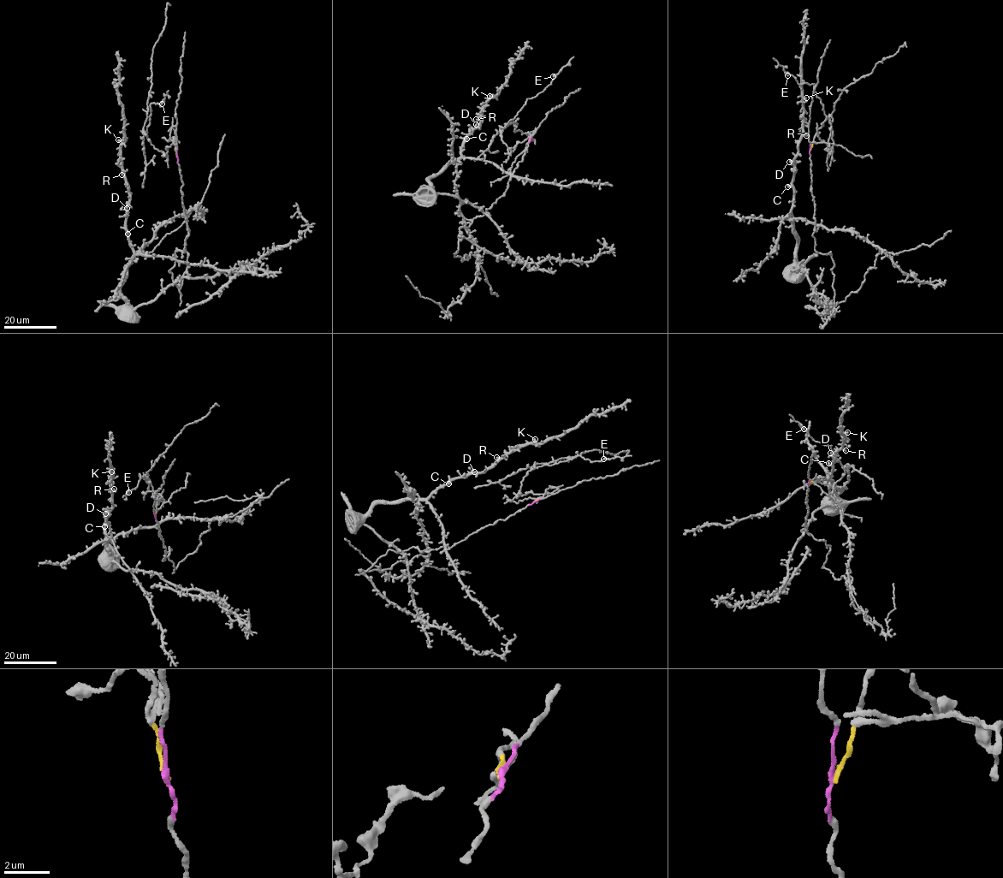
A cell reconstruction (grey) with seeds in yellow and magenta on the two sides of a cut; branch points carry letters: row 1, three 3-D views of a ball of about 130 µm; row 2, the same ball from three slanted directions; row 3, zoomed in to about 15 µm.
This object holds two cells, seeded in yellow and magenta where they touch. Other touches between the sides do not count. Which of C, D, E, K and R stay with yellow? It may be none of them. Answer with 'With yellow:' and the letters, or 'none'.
With yellow: E

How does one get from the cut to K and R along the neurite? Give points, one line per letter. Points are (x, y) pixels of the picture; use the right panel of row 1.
K: (810, 149), (814, 249), (831, 255), (837, 303), (860, 288), (884, 250), (792, 216), (806, 97)
R: (810, 149), (814, 249), (831, 255), (837, 303), (860, 288), (884, 250), (792, 216), (794, 157), (806, 135)

